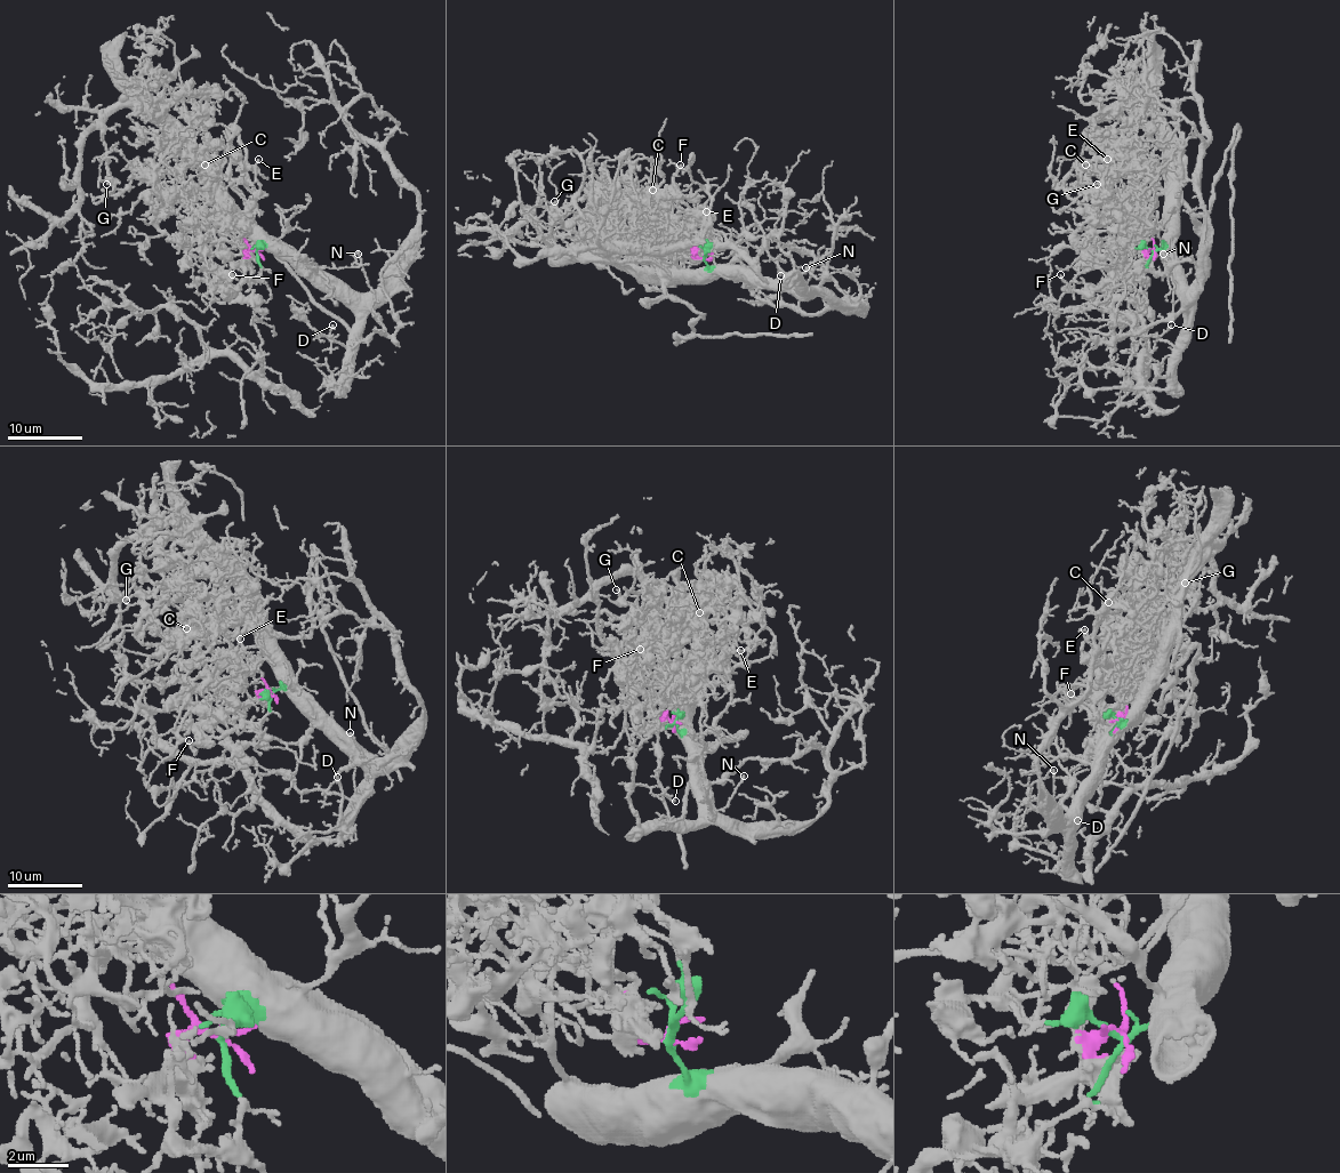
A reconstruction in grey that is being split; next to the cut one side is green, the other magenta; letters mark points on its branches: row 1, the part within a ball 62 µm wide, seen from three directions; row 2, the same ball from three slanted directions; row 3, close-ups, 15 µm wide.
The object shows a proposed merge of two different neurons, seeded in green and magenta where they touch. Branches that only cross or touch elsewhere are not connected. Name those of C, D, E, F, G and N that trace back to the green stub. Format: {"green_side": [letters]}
{"green_side": ["D", "G", "N"]}

